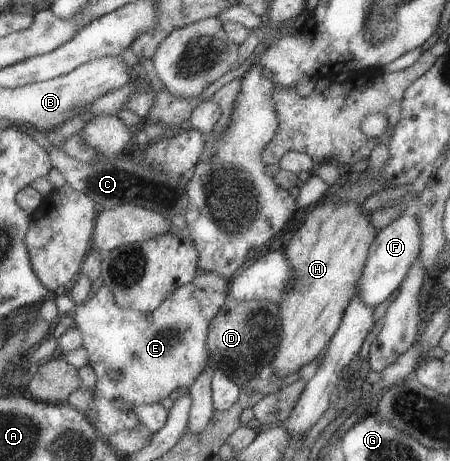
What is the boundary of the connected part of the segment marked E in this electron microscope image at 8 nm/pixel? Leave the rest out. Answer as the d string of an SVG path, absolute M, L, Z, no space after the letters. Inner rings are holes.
M198 272L191 282L175 288L153 313L117 308L106 286L74 306L70 316L81 332L88 364L97 378L92 392L94 410L99 414L92 425L99 435L106 439L113 432L133 429L139 424L133 413L116 413L115 402L131 406L153 404L168 397L175 388L188 389L193 384L209 362L206 334L210 320L229 295L228 285L229 281L221 275ZM109 371L119 373L119 379L111 379Z

